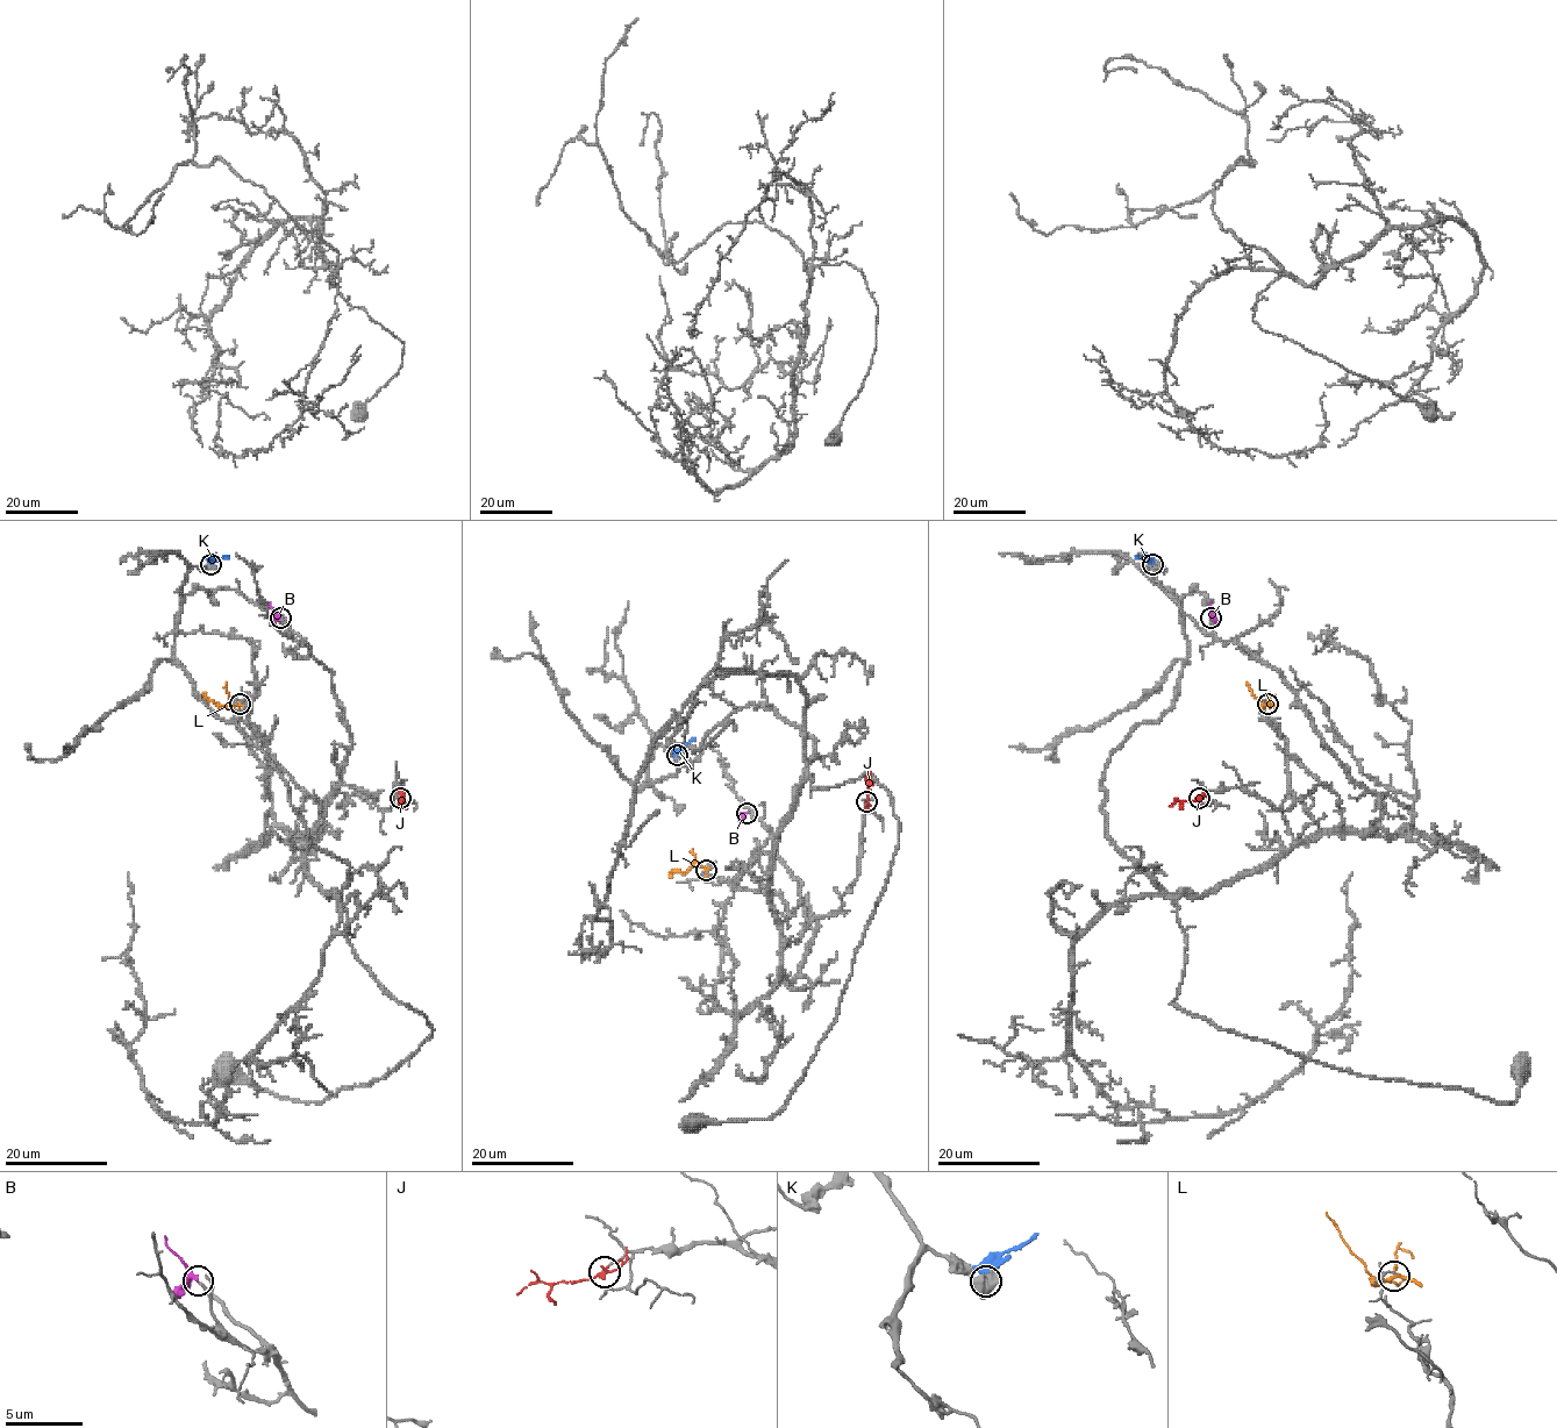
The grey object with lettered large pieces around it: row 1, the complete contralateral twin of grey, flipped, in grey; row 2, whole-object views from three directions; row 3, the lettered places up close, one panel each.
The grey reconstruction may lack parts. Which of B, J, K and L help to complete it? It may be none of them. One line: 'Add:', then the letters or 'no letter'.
Add: B

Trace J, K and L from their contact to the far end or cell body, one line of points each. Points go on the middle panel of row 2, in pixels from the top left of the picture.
J: (866, 801), (866, 777), (871, 772)
K: (678, 754), (694, 739)
L: (706, 870), (692, 865), (670, 877)

